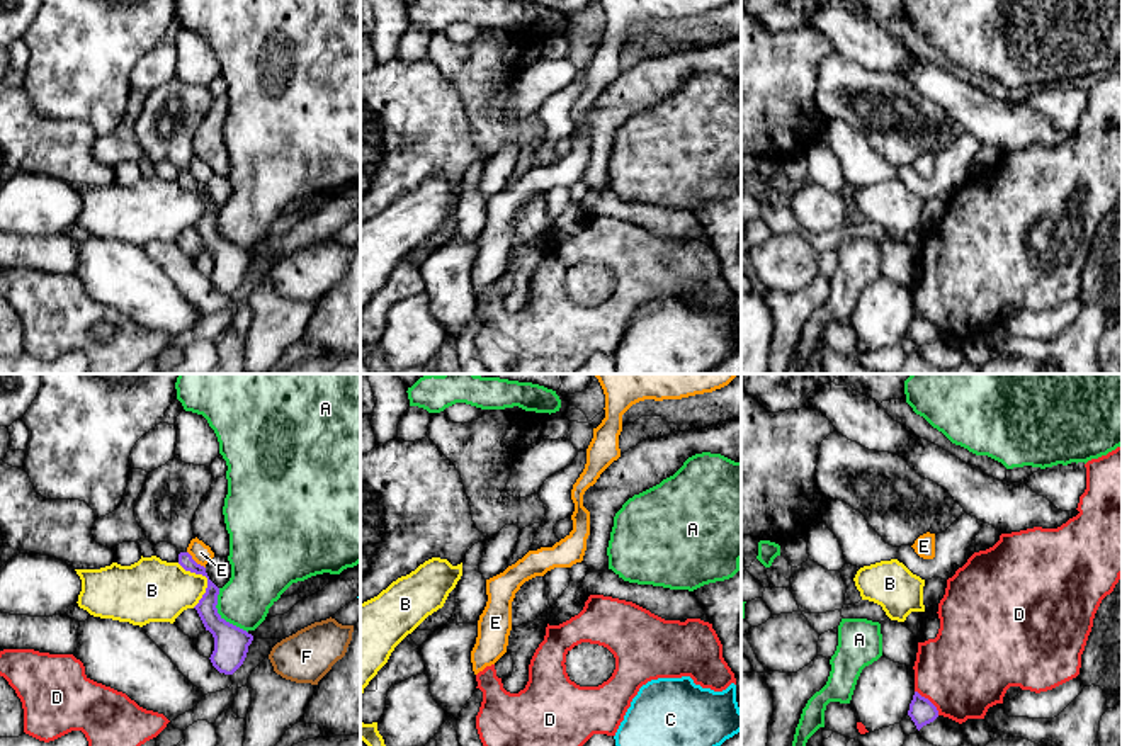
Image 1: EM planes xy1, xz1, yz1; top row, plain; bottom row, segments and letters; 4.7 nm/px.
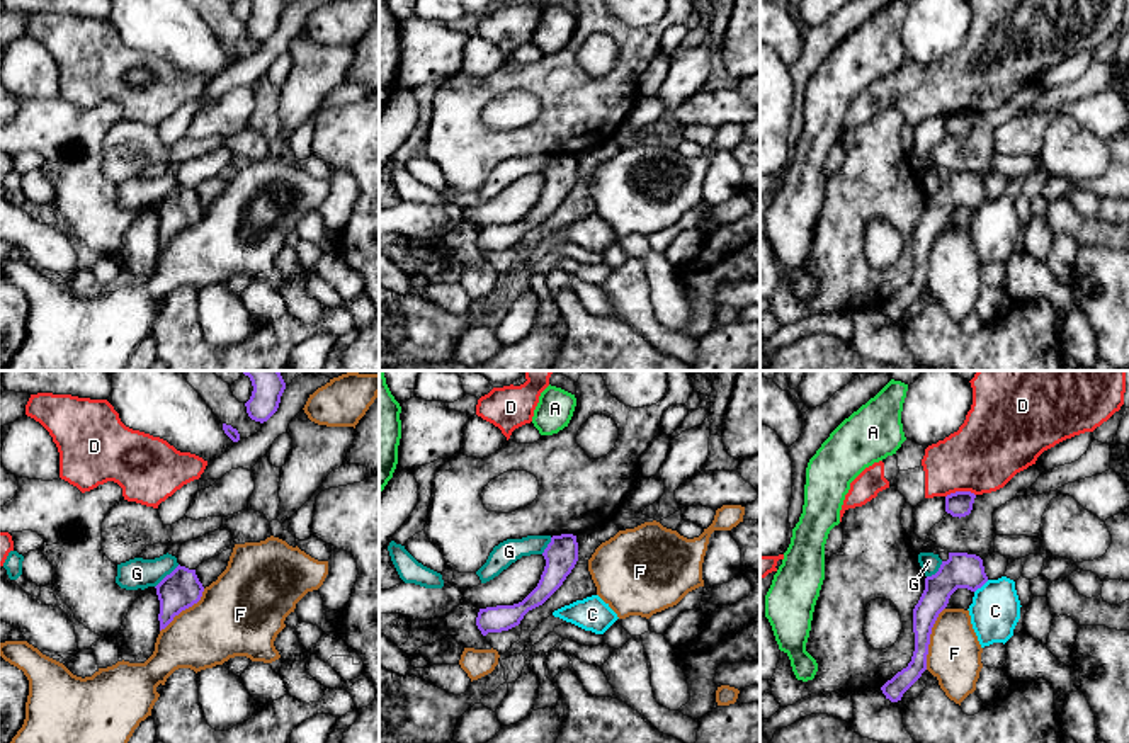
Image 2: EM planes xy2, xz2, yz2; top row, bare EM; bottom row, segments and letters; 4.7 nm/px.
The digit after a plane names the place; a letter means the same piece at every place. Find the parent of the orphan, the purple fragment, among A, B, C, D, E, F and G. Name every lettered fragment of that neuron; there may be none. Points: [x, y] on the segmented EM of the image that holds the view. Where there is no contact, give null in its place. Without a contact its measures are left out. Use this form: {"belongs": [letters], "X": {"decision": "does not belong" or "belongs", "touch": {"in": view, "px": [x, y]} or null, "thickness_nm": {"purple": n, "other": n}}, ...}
{"belongs": [], "A": {"decision": "does not belong", "touch": {"in": "xy1", "px": [220, 616]}, "thickness_nm": {"purple": 160, "other": 260}}, "B": {"decision": "does not belong", "touch": {"in": "xy1", "px": [206, 576]}, "thickness_nm": {"purple": 90, "other": 300}}, "C": {"decision": "does not belong", "touch": {"in": "yz2", "px": [981, 585]}, "thickness_nm": {"purple": 170, "other": 240}}, "D": {"decision": "does not belong", "touch": {"in": "yz2", "px": [959, 492]}, "thickness_nm": {"purple": 120, "other": 340}}, "E": {"decision": "does not belong", "touch": {"in": "xy1", "px": [194, 561]}, "thickness_nm": {"purple": 90, "other": 90}}, "F": {"decision": "does not belong", "touch": {"in": "yz2", "px": [929, 638]}, "thickness_nm": {"purple": 140, "other": 260}}, "G": {"decision": "does not belong", "touch": {"in": "xy2", "px": [167, 575]}, "thickness_nm": {"purple": 190, "other": 140}}}

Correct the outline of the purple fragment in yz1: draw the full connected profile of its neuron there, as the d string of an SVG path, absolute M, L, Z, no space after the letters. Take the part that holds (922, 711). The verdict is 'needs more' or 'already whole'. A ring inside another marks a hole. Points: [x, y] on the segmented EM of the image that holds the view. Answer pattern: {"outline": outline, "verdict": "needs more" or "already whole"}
{"outline": "M915 692L913 700L910 704L908 715L911 717L916 729L920 731L923 726L933 722L938 717L938 710L928 698Z", "verdict": "already whole"}

